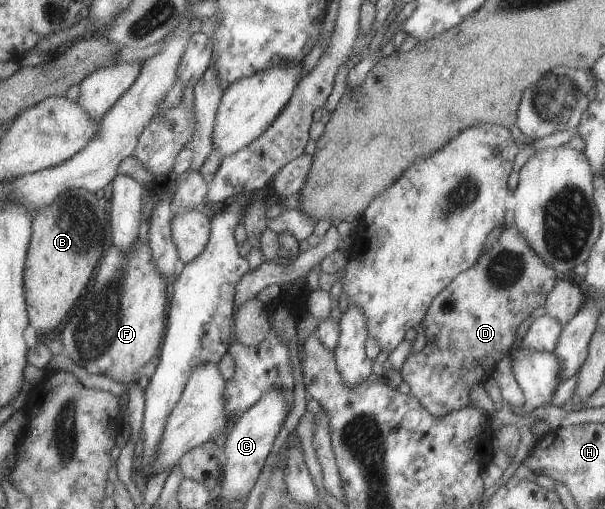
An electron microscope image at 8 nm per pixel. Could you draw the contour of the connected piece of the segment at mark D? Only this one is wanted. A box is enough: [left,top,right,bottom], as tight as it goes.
[399,225,558,417]

